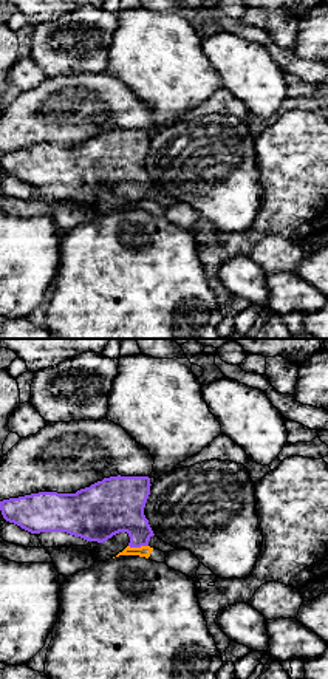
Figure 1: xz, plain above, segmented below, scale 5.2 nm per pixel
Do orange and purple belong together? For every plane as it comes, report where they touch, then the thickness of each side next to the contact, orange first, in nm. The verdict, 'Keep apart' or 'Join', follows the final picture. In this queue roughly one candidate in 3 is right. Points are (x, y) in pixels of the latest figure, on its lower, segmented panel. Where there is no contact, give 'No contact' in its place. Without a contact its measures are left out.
Touches orange at (138, 548). Thickness 60 nm (orange) against 280 nm

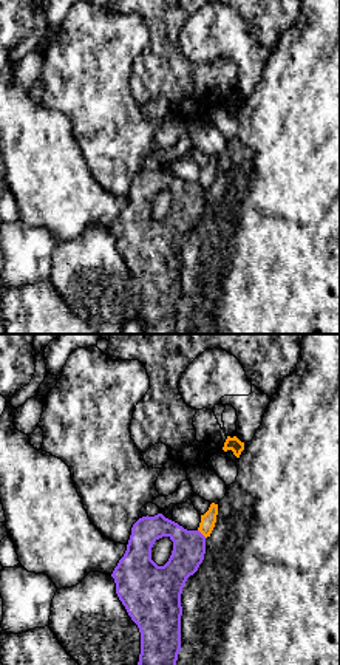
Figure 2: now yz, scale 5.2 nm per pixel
Touches orange at (203, 534). Thickness 80 nm (orange) against 180 nm

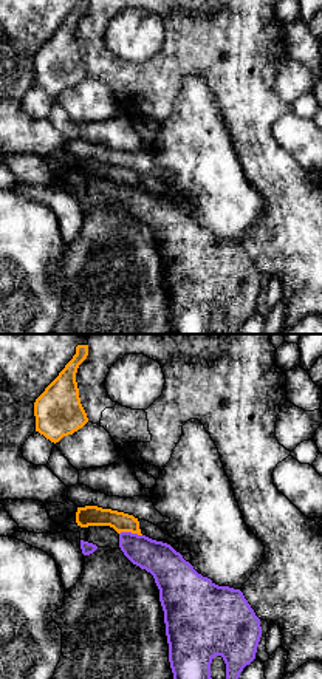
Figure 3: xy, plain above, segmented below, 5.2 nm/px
Touches orange at (130, 531). Thickness 110 nm (orange) against 180 nm

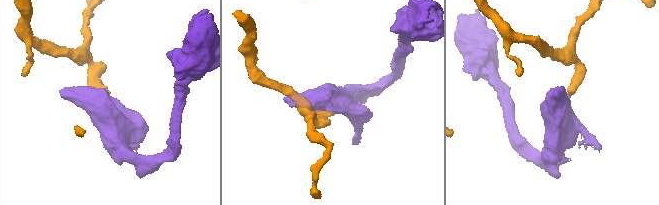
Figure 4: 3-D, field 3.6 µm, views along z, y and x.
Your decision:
Keep apart

